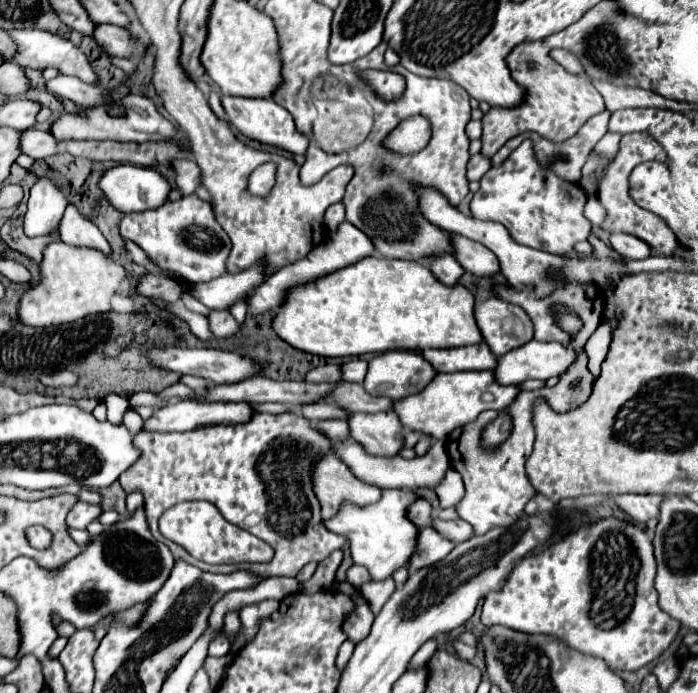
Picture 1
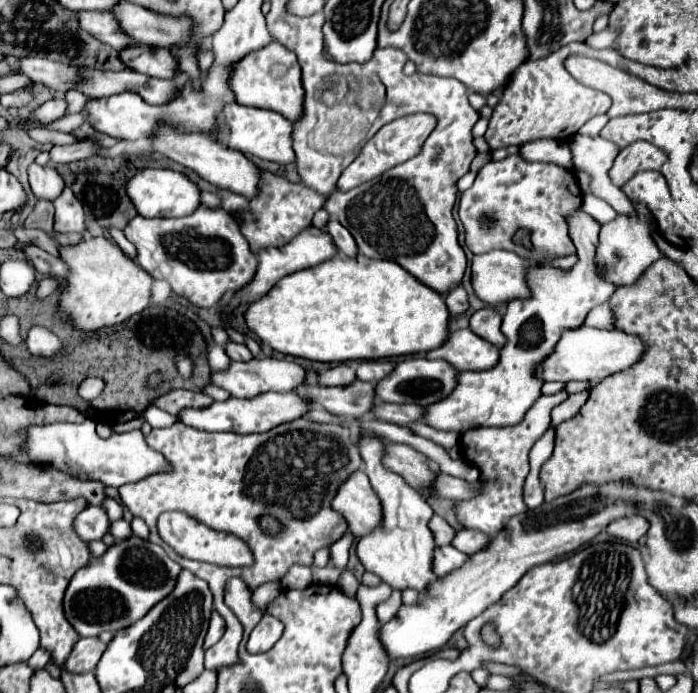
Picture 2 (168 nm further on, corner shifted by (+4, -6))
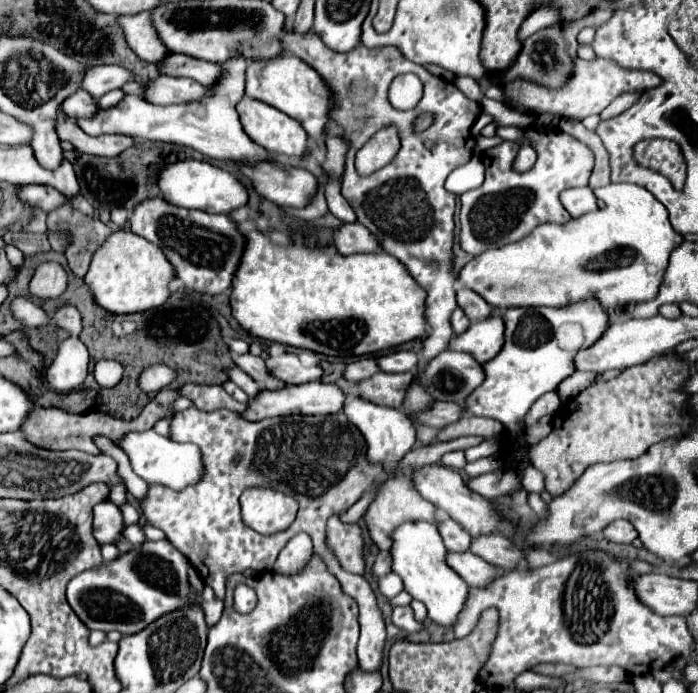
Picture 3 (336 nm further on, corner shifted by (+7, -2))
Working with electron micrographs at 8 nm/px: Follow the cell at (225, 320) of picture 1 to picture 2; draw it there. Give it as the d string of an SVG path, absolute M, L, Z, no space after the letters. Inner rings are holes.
M230 342L226 344L226 354L234 360L234 362L248 362L252 360L252 352L244 346L244 344L236 344L236 342Z

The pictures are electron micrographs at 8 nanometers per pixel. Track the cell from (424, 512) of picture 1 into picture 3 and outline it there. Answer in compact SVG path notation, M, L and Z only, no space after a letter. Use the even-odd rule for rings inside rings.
M441 518L437 522L437 528L439 528L439 534L441 534L447 550L451 550L451 552L469 550L471 534L467 534L467 530L463 530L463 526L459 526L459 522L455 522L451 518Z

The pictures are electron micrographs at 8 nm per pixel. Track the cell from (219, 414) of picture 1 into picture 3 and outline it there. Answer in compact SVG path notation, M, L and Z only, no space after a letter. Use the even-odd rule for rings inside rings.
M307 382L307 384L297 384L297 386L285 386L283 390L261 390L251 404L247 406L245 412L241 412L243 418L249 422L261 422L263 418L273 418L273 416L289 416L289 414L307 414L307 416L325 416L339 412L343 408L345 394L341 388L323 384L323 382Z

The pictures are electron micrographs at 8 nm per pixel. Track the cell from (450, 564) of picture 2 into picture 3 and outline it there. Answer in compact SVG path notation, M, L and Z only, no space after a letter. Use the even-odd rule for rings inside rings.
M447 552L447 564L469 584L469 586L487 586L491 580L497 578L499 570L485 562L483 558L471 552Z

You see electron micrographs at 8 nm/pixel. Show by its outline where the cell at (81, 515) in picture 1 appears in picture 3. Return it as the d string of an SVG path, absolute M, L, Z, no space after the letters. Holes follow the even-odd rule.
M99 502L93 508L93 536L99 544L111 544L119 540L123 530L123 518L113 502Z

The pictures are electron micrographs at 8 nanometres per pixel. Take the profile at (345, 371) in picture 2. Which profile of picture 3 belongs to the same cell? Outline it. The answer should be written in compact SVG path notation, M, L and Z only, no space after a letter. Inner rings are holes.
M363 356L363 358L357 358L357 360L349 362L349 364L345 364L343 378L349 380L349 382L361 382L361 380L369 378L375 372L379 372L379 368L375 364L375 358Z

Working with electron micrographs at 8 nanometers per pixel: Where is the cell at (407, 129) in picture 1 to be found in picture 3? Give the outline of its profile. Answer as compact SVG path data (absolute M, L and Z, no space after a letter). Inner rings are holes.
M383 126L375 132L355 156L355 170L359 176L373 174L375 170L387 166L399 152L399 132L395 126Z

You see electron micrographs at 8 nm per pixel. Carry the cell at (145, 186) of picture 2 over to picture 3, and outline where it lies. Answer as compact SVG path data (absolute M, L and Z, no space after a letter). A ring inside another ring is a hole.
M183 160L167 164L157 172L159 196L173 206L183 206L187 210L203 210L209 214L229 214L231 210L247 204L247 188L229 172L199 160Z

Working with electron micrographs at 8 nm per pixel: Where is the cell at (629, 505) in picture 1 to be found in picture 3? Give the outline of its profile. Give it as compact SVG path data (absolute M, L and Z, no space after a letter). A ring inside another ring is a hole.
M615 520L611 522L605 530L603 536L611 542L621 542L621 544L631 544L637 538L637 530L631 526L629 520Z

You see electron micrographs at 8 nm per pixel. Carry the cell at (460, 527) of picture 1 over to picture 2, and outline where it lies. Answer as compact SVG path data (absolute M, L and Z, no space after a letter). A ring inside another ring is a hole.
M466 528L466 530L458 530L458 534L454 536L452 546L472 556L472 554L480 552L484 546L488 546L488 542L490 542L490 538L486 534L478 532L478 530Z

